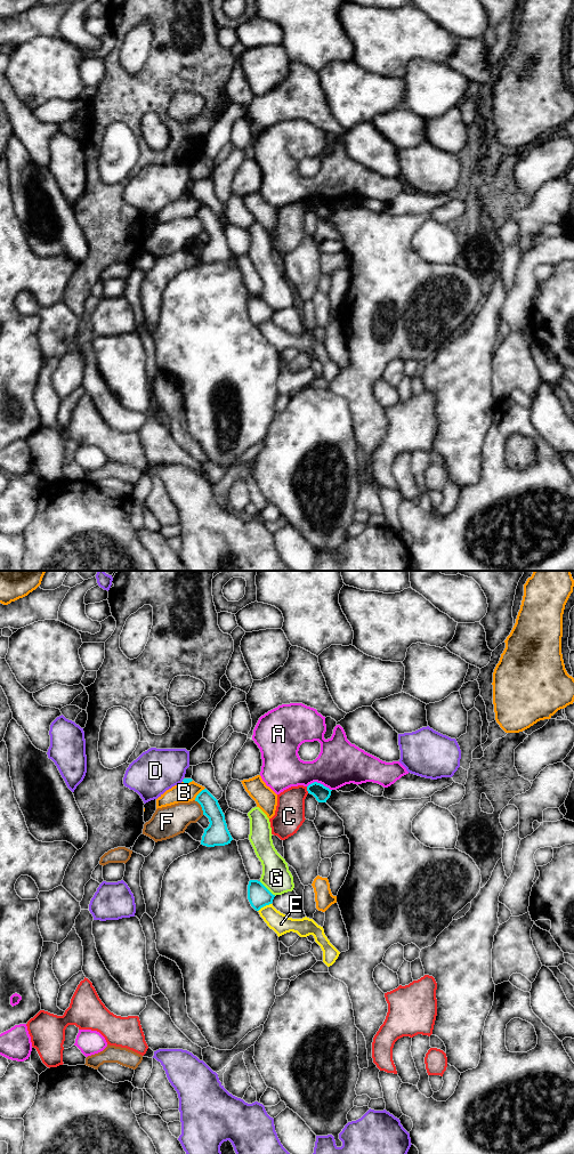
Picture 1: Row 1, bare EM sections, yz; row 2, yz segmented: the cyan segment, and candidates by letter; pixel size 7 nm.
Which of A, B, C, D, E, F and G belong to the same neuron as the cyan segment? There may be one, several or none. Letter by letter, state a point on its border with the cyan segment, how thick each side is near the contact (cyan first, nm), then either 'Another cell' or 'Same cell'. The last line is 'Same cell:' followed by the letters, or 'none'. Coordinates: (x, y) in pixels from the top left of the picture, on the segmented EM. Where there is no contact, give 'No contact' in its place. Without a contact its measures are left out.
A: Touches cyan at yz (320, 783). Thickness 110 nm (cyan) against 320 nm. Another cell
B: Touches cyan at yz (199, 793). Thickness 120 nm (cyan) against 140 nm. Another cell
C: Touches cyan at yz (307, 790). Thickness 110 nm (cyan) against 220 nm. Another cell
D: Touches cyan at yz (183, 780). Thickness 30 nm (cyan) against 320 nm. Another cell
E: Touches cyan at yz (264, 905). Thickness 160 nm (cyan) against 140 nm. Another cell
F: Touches cyan at yz (201, 806). Thickness 160 nm (cyan) against 220 nm. Another cell
G: Touches cyan at yz (266, 888). Thickness 160 nm (cyan) against 200 nm. Another cell
Same cell: none

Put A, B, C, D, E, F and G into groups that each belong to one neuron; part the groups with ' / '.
A / B / C / D / E / F / G

